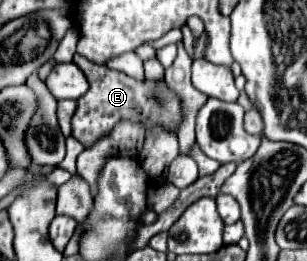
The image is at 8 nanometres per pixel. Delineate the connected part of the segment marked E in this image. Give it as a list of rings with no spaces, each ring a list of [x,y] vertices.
[[[75,54],[73,62],[89,80],[89,92],[77,100],[77,112],[73,116],[73,136],[85,146],[91,146],[97,138],[105,136],[121,118],[141,118],[143,122],[145,118],[153,118],[153,122],[169,122],[169,126],[177,130],[177,124],[181,120],[179,98],[167,88],[165,82],[139,82],[135,78],[129,78],[125,72],[107,68],[105,64],[89,62],[81,54]]]

